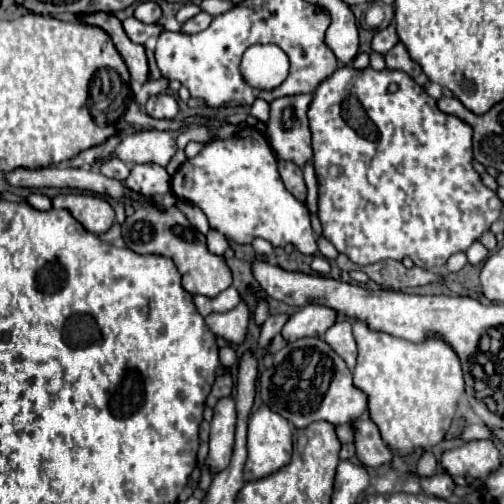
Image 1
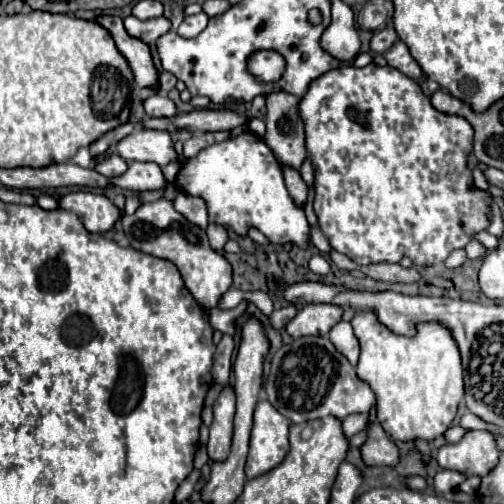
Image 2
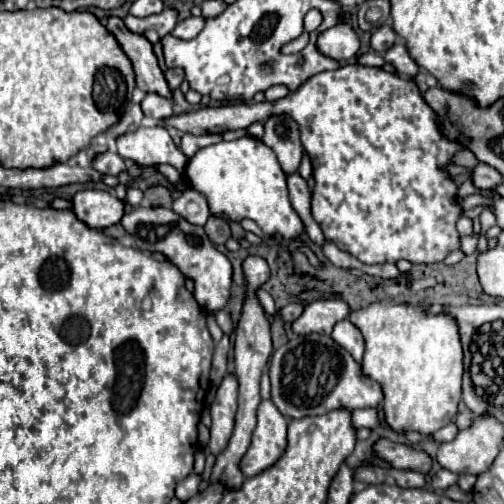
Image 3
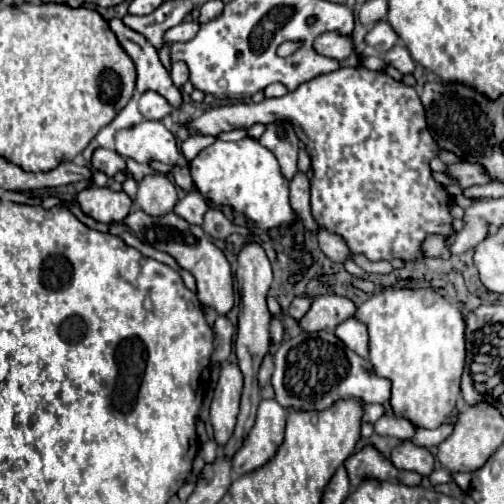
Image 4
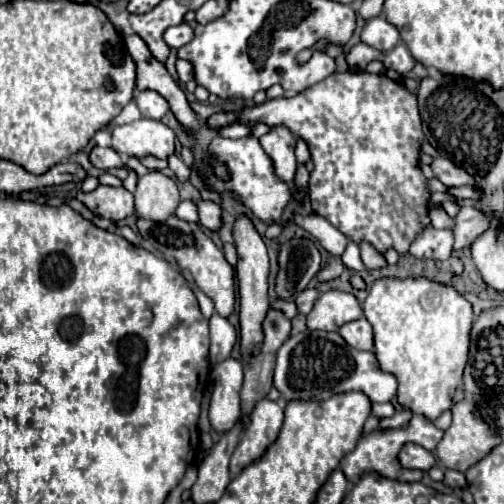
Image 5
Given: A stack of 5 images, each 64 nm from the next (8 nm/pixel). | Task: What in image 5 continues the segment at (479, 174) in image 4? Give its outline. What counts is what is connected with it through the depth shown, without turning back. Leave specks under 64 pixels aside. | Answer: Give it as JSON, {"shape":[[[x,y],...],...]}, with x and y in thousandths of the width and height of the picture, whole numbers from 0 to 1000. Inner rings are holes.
{"shape":[[[861,310],[857,313],[857,325],[853,325],[861,349],[885,365],[885,369],[921,369],[921,365],[933,365],[937,353],[933,345],[921,337],[921,333],[909,333],[901,321],[893,321],[889,313],[873,313],[873,310]]]}

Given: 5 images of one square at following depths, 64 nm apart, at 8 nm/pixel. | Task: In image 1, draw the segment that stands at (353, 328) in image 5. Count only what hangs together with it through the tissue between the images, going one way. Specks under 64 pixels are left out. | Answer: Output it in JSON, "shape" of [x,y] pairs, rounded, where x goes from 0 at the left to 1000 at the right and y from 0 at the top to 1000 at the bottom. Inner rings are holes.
{"shape":[[[690,635],[667,639],[663,647],[651,651],[651,659],[643,663],[643,675],[687,714],[690,730],[698,734],[706,726],[706,679],[698,667],[698,643]]]}

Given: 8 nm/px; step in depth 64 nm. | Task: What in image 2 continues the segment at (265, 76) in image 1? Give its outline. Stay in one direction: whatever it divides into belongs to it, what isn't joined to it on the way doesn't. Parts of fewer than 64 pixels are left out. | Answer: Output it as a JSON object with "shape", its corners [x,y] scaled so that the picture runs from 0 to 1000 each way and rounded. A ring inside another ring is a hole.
{"shape":[[[504,103],[492,123],[492,139],[520,163],[544,163],[563,143],[563,119],[552,103]]]}

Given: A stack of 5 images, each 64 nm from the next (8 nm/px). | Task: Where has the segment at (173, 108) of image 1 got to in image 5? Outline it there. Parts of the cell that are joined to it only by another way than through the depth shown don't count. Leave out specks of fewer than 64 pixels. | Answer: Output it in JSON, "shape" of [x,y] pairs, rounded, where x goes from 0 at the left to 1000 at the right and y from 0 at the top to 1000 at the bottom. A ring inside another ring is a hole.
{"shape":[[[306,179],[278,183],[278,190],[270,194],[270,206],[274,206],[282,230],[286,234],[302,234],[302,238],[317,238],[337,218],[333,202]]]}

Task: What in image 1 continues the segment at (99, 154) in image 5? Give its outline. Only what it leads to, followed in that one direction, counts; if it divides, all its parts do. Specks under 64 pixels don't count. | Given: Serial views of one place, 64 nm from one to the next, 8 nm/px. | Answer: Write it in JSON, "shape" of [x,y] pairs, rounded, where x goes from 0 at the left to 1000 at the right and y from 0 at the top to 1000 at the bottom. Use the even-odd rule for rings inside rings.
{"shape":[[[222,310],[214,313],[210,321],[198,325],[198,341],[214,353],[230,353],[230,357],[246,357],[254,345],[258,345],[258,333],[234,313],[234,310]]]}

